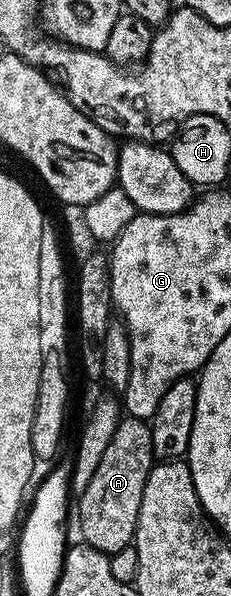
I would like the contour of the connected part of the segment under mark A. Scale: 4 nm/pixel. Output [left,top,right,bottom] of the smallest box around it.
[78,416,153,555]

